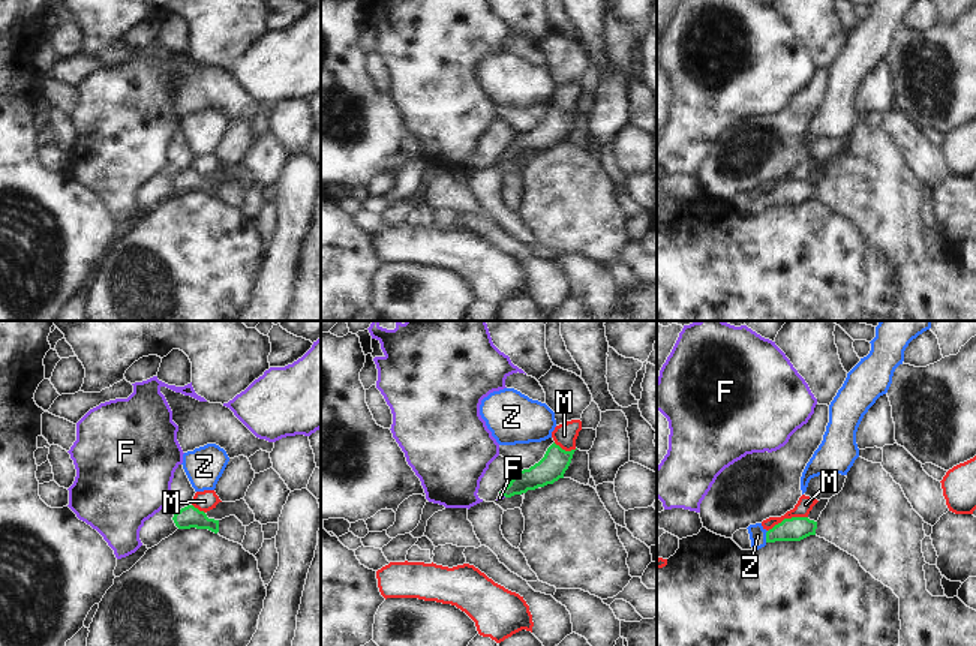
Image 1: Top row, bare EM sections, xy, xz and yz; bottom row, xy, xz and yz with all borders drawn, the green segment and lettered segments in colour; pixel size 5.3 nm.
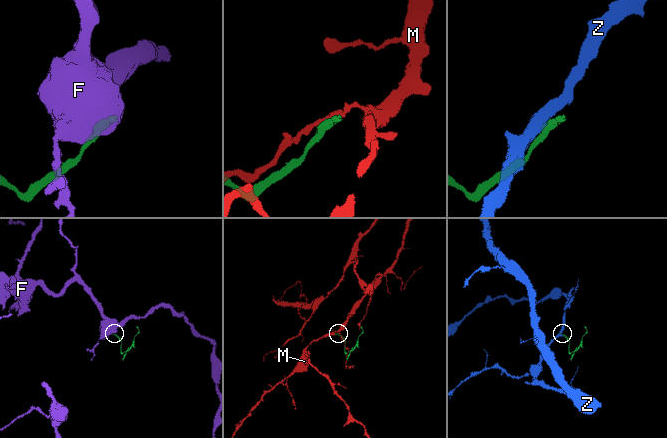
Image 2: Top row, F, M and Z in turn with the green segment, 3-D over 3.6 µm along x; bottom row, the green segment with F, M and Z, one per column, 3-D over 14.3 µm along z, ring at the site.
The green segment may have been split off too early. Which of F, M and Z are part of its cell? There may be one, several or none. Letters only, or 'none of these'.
F

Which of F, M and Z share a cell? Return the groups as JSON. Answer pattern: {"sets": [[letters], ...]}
{"sets": [["F"], ["M"], ["Z"]]}

